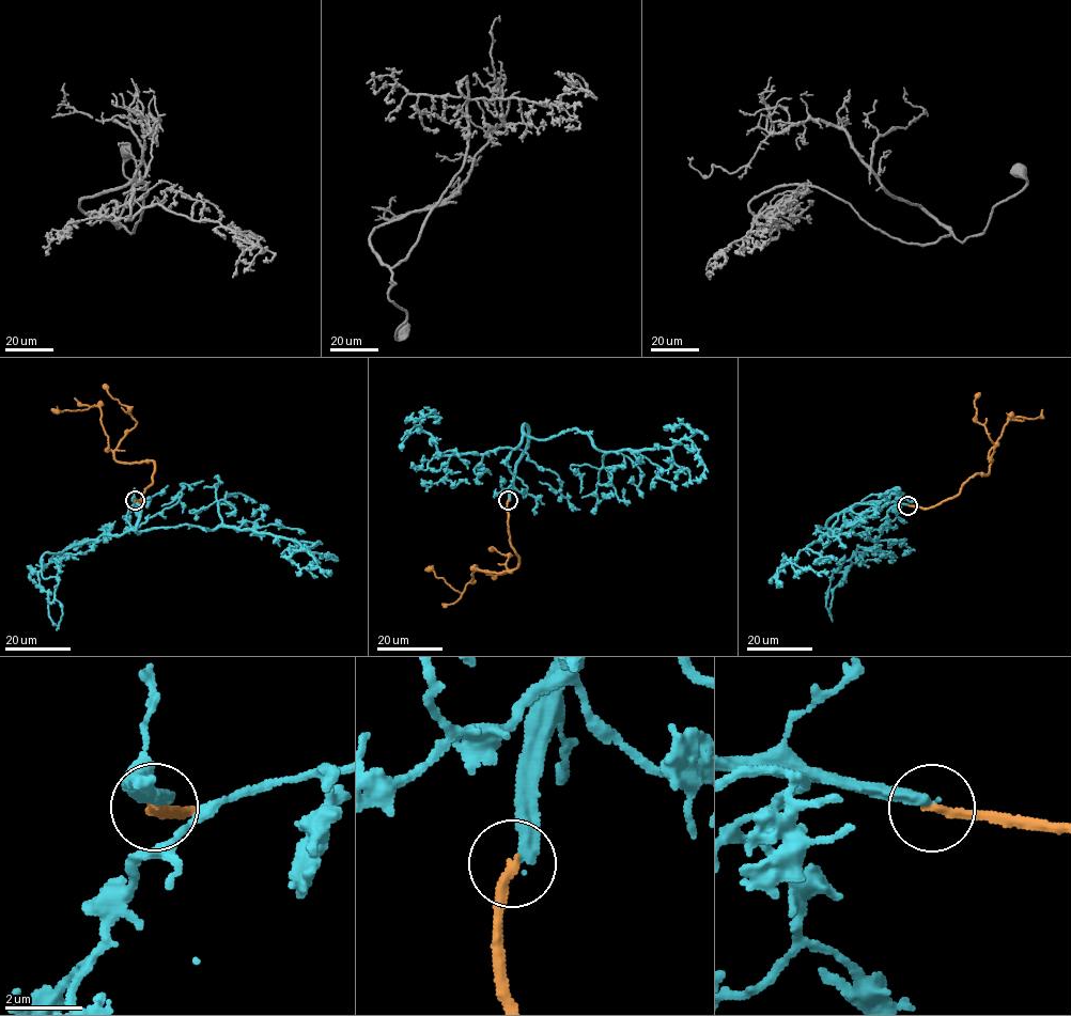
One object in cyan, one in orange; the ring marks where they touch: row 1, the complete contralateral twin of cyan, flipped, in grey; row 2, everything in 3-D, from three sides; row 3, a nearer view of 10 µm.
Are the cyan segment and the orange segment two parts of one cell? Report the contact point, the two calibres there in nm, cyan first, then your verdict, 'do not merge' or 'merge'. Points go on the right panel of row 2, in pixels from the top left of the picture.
at (907, 505); 320 nm thick on the cyan side, 240 nm on the other; do not merge

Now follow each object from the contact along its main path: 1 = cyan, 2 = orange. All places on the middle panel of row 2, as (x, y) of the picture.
1: (508, 500), (525, 424), (538, 439), (577, 428), (618, 451), (672, 448), (697, 431), (680, 427)
2: (508, 500), (510, 541), (520, 563), (515, 568), (499, 573), (475, 566), (472, 578), (462, 593), (425, 568)

